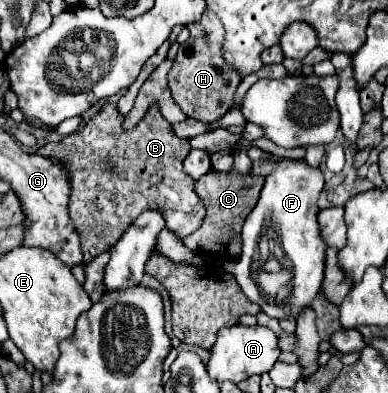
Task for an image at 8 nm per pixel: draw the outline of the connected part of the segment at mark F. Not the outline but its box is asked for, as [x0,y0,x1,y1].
[227,160,327,320]

